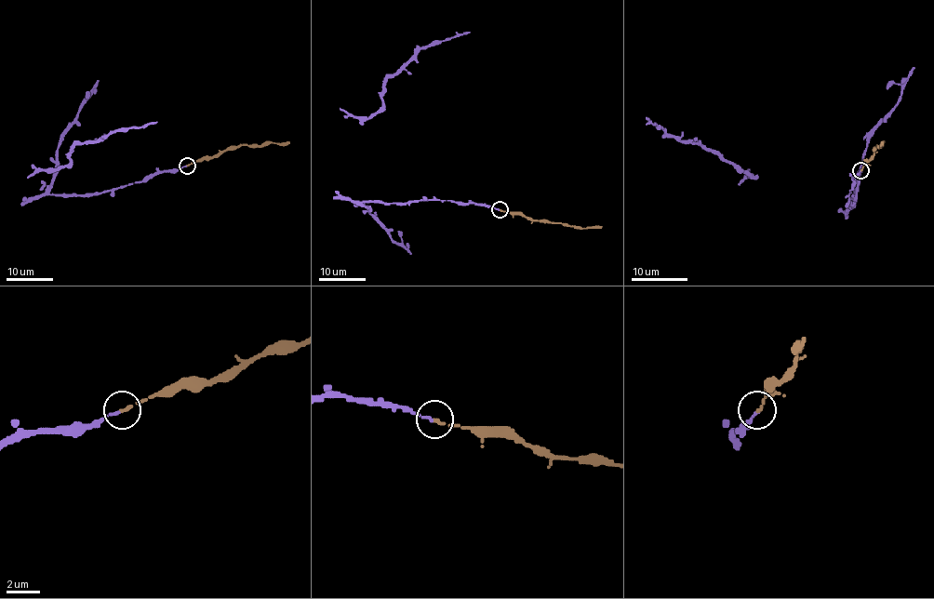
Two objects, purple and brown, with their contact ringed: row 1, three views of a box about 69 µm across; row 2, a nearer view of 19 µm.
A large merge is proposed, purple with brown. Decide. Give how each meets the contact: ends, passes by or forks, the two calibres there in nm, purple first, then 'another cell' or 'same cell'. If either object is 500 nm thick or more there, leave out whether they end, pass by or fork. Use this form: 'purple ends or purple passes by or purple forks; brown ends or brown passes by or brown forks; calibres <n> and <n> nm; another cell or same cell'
purple ends; brown ends; calibres 170 and 220 nm; same cell

